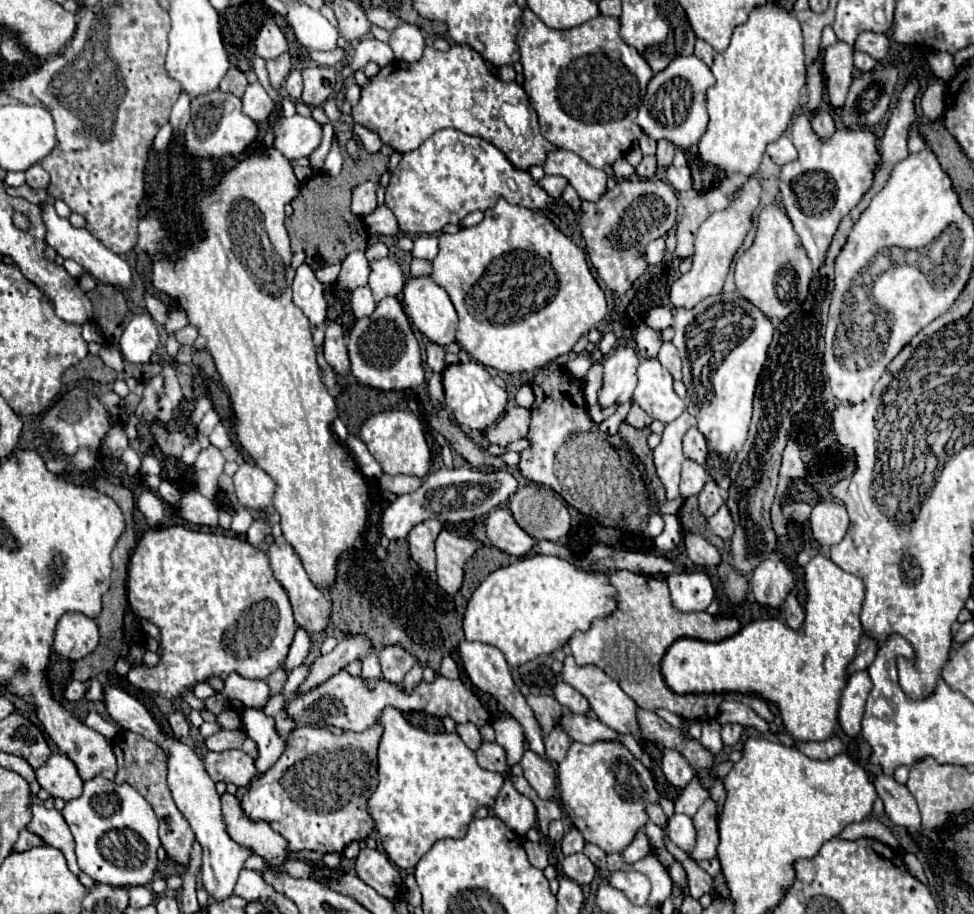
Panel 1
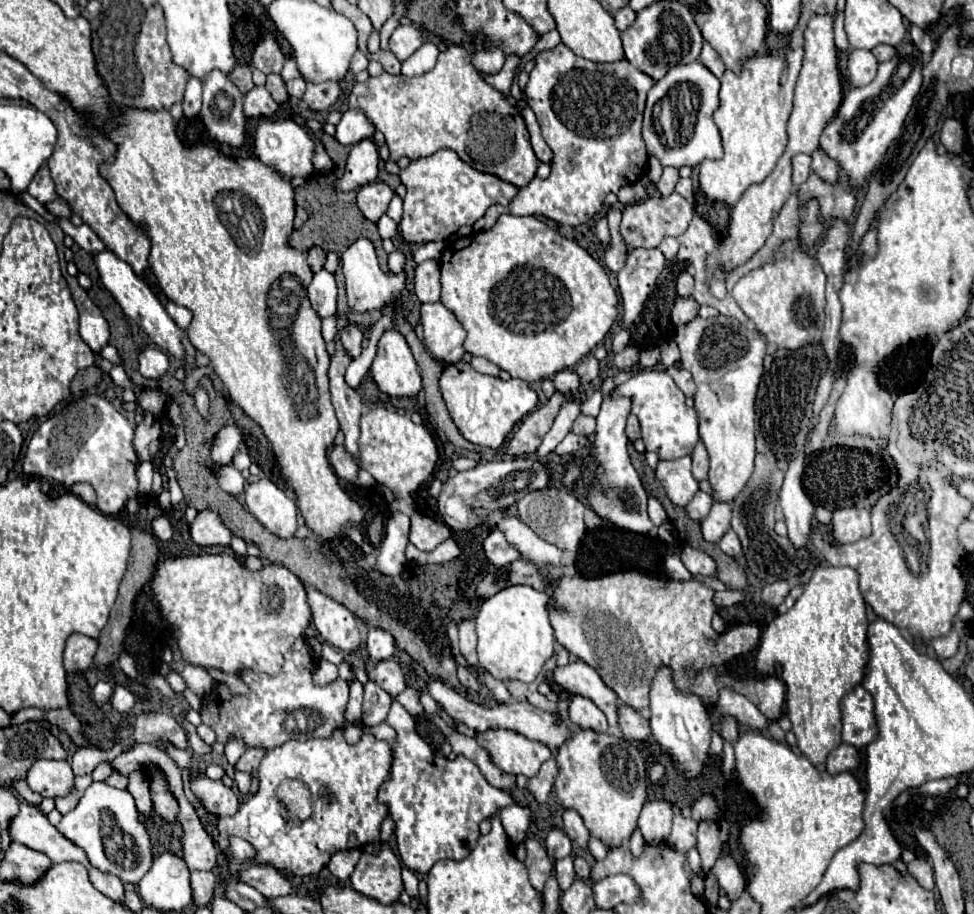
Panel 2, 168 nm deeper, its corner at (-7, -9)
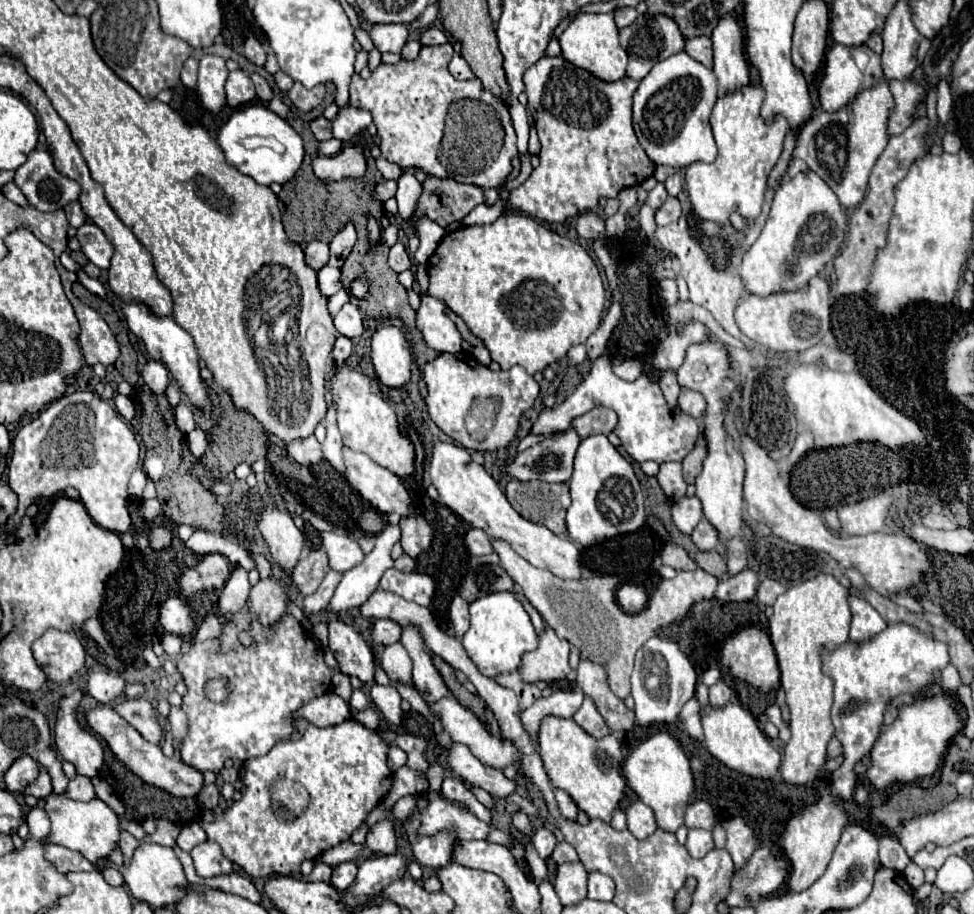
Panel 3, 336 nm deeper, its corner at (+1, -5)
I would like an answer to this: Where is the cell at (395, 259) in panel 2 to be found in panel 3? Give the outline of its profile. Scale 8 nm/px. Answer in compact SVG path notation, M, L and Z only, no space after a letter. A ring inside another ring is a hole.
M397 242L391 252L389 252L389 264L395 272L405 272L411 268L411 260L409 260L409 254L405 250L405 246L401 242Z

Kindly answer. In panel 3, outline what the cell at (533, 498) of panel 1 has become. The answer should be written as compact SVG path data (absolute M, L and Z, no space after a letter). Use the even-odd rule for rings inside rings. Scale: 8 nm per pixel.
M509 480L507 488L505 488L505 494L507 494L509 504L523 518L527 518L535 524L543 524L545 528L549 528L555 534L565 534L565 510L571 504L567 484L547 484L547 482L541 482L541 480L529 480L529 482Z

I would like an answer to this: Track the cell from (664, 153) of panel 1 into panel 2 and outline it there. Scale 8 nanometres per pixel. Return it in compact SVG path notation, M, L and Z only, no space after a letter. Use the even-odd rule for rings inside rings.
M665 166L663 168L663 174L661 174L661 180L657 182L657 190L663 196L671 194L673 188L675 188L675 184L677 184L677 180L679 180L679 170L677 168L671 168L671 166Z

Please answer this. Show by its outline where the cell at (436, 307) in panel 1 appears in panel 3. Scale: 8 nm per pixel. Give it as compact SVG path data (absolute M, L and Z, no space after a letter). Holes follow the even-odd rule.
M429 294L421 296L421 306L417 310L417 328L423 332L423 338L429 348L437 352L457 354L461 352L461 334L455 322L447 314L447 304Z

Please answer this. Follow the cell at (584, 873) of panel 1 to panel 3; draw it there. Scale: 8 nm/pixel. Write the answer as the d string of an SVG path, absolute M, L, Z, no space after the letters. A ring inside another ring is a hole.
M561 840L561 842L555 846L551 858L553 858L557 864L565 864L565 862L575 862L579 856L577 856L577 852L575 852L565 840Z

